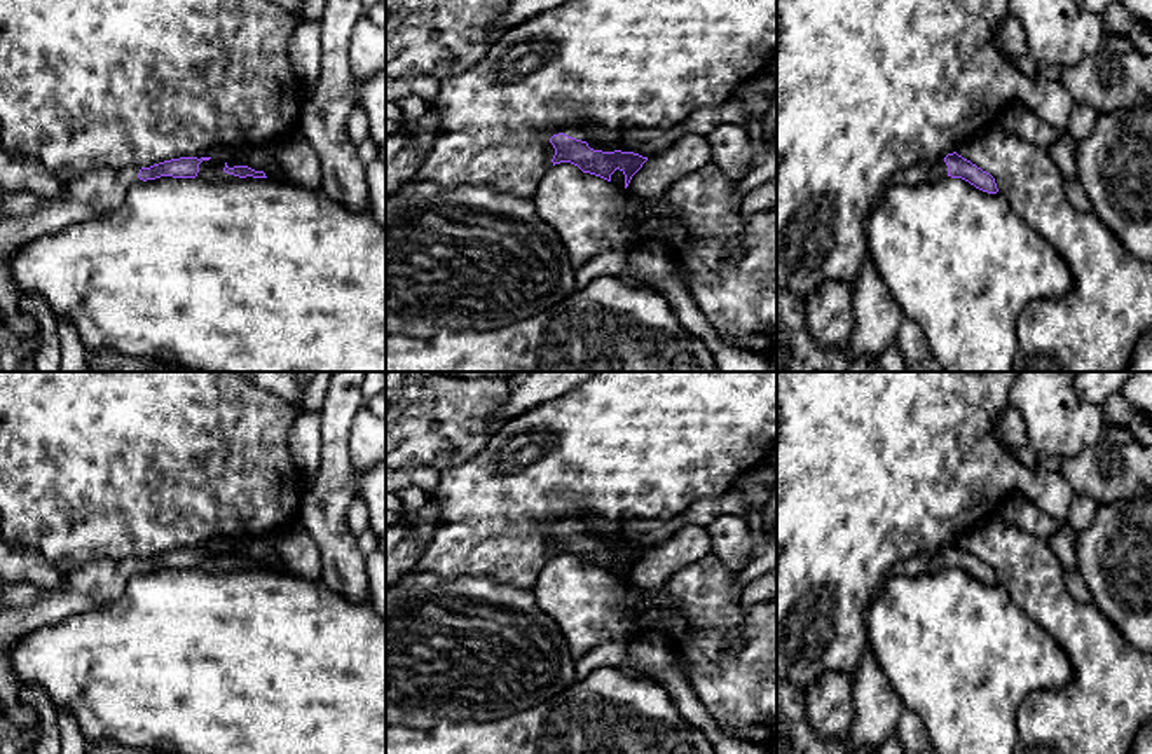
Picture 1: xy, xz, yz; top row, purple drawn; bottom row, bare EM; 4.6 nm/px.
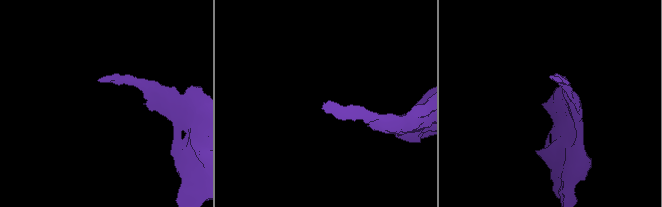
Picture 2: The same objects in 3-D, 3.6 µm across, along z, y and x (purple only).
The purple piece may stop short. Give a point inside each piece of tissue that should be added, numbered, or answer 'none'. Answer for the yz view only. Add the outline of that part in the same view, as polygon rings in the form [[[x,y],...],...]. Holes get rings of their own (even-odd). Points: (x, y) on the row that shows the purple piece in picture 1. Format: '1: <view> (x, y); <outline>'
1: yz (938, 168); [[[934,161],[930,164],[930,171],[927,176],[927,182],[937,182],[937,180],[944,180],[948,176],[948,166],[944,161]]]

